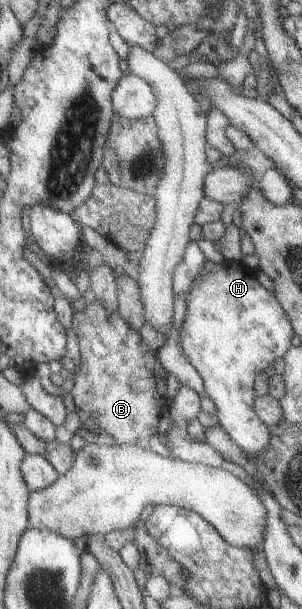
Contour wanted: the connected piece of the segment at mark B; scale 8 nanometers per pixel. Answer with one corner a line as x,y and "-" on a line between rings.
96,300
85,306
85,310
75,312
73,330
80,340
82,364
75,378
72,394
77,412
89,414
85,416
85,426
98,427
101,432
111,435
118,444
131,444
145,449
151,449
151,440
155,434
160,435
161,419
170,409
170,399
167,395
167,376
169,372
159,358
159,349
146,352
141,346
141,332
131,322
123,318
121,312
109,312
107,306

